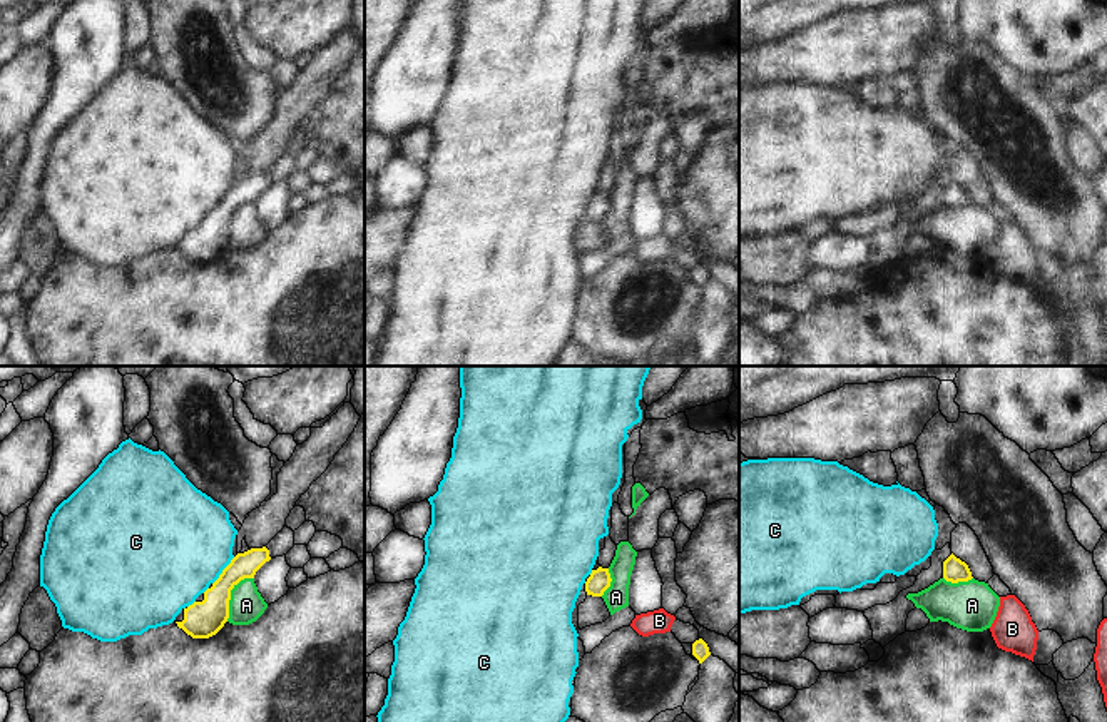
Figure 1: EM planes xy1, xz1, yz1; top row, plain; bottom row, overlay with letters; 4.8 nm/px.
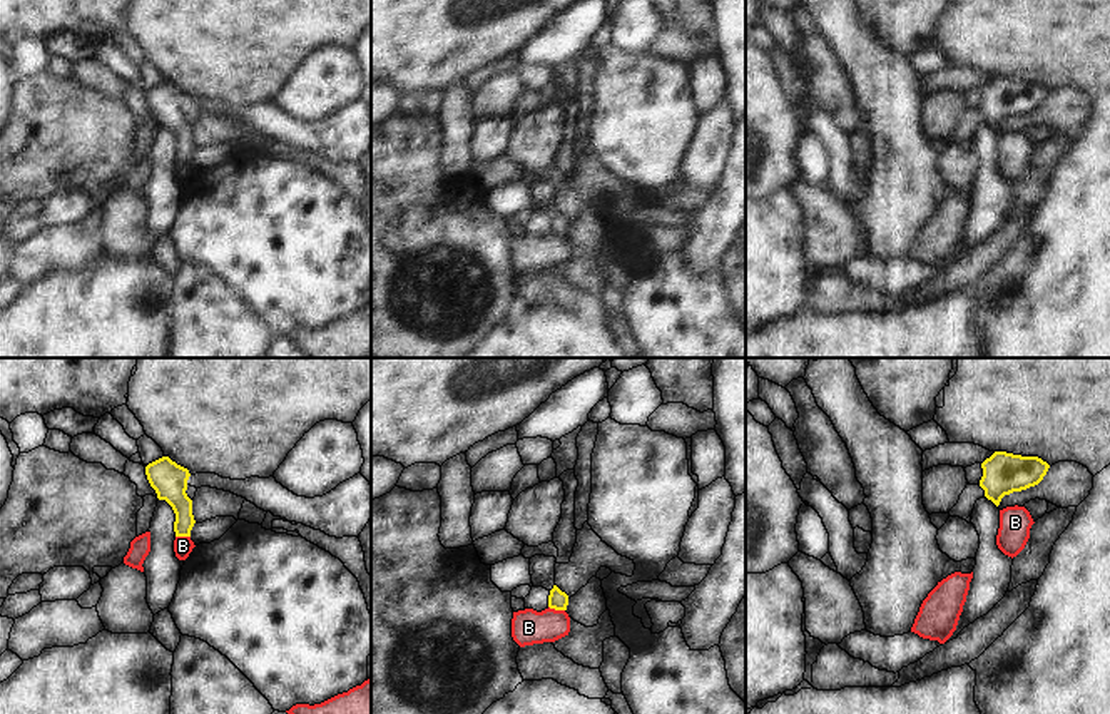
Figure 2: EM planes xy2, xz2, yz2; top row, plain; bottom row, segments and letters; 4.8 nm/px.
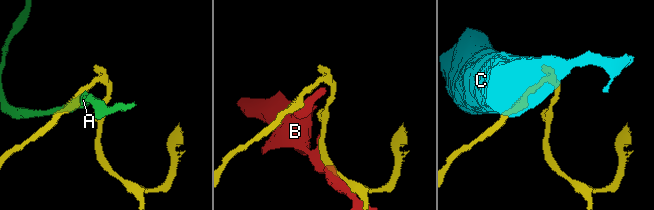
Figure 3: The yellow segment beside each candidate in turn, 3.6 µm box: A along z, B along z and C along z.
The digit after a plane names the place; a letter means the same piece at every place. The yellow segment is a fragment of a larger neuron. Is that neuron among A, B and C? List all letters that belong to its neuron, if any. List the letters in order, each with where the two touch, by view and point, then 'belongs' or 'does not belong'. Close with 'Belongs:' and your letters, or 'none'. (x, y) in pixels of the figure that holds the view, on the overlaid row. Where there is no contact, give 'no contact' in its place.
A: xy1 (229, 595) | does not belong
B: xz2 (557, 609) | does not belong
C: xy1 (223, 570) | does not belong
Belongs: none

